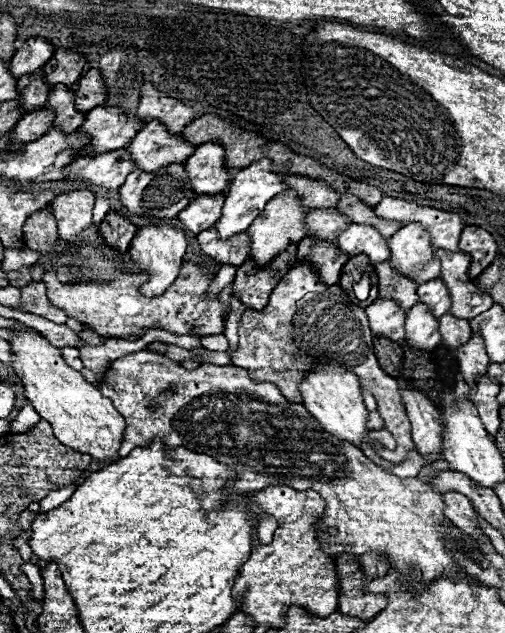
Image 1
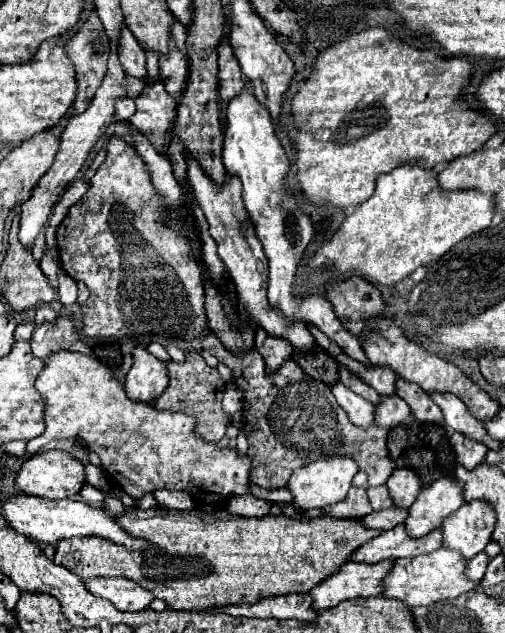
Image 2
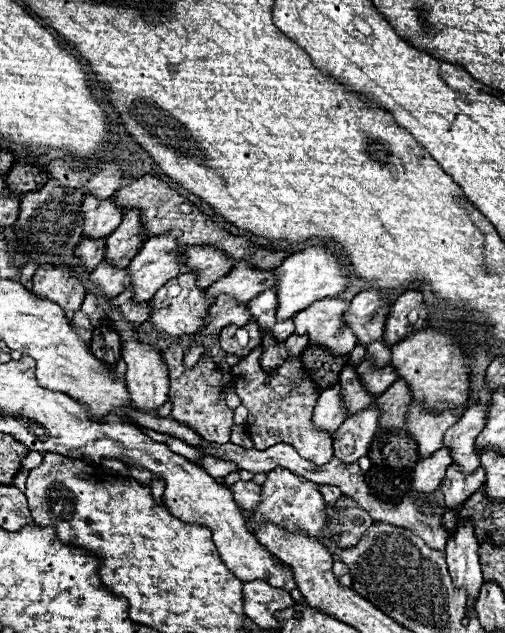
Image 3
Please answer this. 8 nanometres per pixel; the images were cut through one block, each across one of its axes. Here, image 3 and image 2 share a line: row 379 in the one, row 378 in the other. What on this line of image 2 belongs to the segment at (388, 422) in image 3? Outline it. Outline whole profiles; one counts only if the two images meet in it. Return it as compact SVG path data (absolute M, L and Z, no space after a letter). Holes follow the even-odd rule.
M398 378L396 394L408 402L408 406L410 406L410 410L418 422L438 424L438 426L444 424L442 410L434 404L434 400L424 390L420 390L420 386L404 382L402 378Z

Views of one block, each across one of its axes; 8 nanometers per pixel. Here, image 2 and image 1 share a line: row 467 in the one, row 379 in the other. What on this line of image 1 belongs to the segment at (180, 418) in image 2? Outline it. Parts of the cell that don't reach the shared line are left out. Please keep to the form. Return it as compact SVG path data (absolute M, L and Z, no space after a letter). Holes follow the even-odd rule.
M140 350L140 352L134 352L134 354L124 354L124 356L120 356L120 358L116 358L116 360L112 362L112 366L106 370L106 374L104 374L104 378L102 378L100 392L102 392L106 398L112 400L112 404L116 406L116 410L118 410L118 412L124 416L124 420L126 420L124 444L120 446L120 452L118 452L120 456L128 456L134 448L150 446L154 438L160 438L162 444L164 444L168 450L174 450L174 448L178 448L178 446L184 446L184 448L188 448L188 450L192 450L192 452L208 454L208 456L220 460L222 464L226 464L228 468L232 468L238 478L234 478L232 482L228 482L228 484L224 486L224 492L226 492L226 494L252 494L252 492L258 492L258 490L262 490L262 488L266 488L266 486L284 486L284 484L290 486L290 488L302 490L302 492L306 492L306 490L316 490L316 492L324 498L324 502L326 502L326 510L324 510L324 514L320 516L320 524L318 524L318 526L320 526L320 528L318 528L318 544L320 544L320 548L322 548L326 554L330 554L330 556L336 556L336 554L362 556L362 554L368 554L368 552L376 552L376 554L386 556L386 560L390 562L390 570L398 570L398 574L400 574L402 580L408 580L408 578L412 576L412 570L418 568L418 570L420 570L420 576L422 576L422 582L420 582L422 586L428 586L428 584L432 584L432 582L438 580L438 578L450 578L450 580L456 580L456 582L458 582L458 580L476 580L476 578L468 576L468 574L464 572L464 568L456 562L454 554L452 554L450 550L446 550L446 530L448 530L446 524L448 524L448 520L446 520L446 516L444 516L444 500L442 500L442 494L438 494L430 484L424 484L424 482L420 482L418 478L398 478L398 476L386 472L382 466L376 466L372 460L368 460L368 458L362 454L360 448L356 448L356 446L348 444L348 442L342 442L342 440L330 436L330 434L308 414L308 410L306 410L302 404L292 404L292 402L288 402L274 384L270 384L270 382L264 382L264 384L262 384L262 382L258 382L258 384L252 382L250 376L244 372L244 368L238 368L238 366L232 366L232 364L228 364L228 366L202 364L202 366L196 368L196 370L186 370L186 368L182 368L178 362L174 362L174 360L166 358L166 356L160 356L160 354L150 352L150 350ZM442 526L444 526L444 532L442 532ZM328 528L336 528L336 534L334 534L334 536L328 534L328 532L326 532Z

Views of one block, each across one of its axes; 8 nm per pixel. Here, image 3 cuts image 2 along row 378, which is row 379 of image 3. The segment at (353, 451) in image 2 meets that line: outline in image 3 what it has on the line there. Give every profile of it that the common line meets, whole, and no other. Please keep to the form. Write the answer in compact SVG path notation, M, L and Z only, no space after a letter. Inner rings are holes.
M262 346L254 348L240 364L232 366L234 388L236 394L242 398L242 404L248 408L248 432L254 440L256 450L266 450L274 444L290 444L298 450L300 456L312 460L314 464L322 466L328 464L334 456L332 448L332 434L326 430L318 430L312 424L312 412L316 400L320 396L318 384L306 372L300 356L290 356L278 366L274 372L266 374L260 366L260 354L264 352Z

